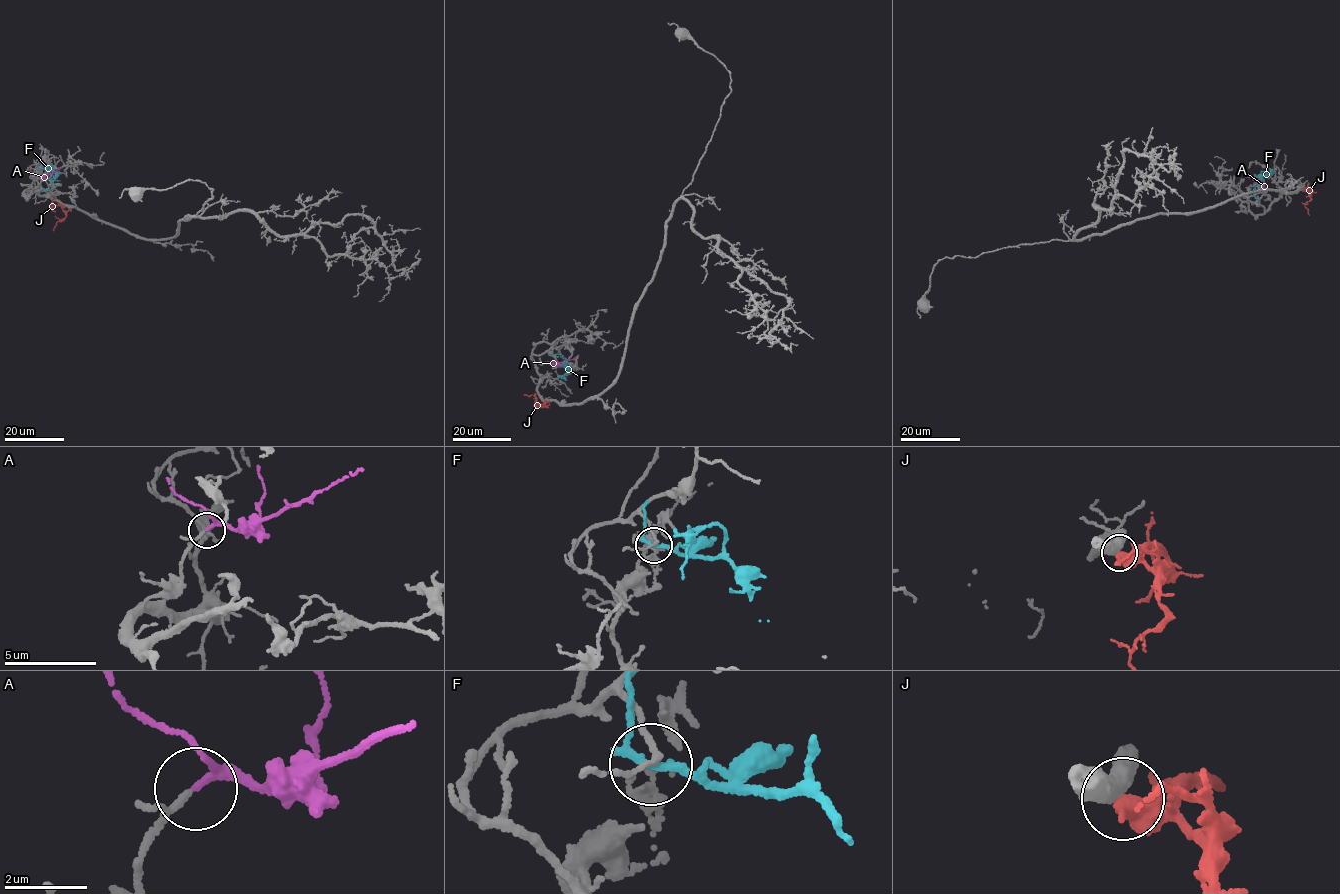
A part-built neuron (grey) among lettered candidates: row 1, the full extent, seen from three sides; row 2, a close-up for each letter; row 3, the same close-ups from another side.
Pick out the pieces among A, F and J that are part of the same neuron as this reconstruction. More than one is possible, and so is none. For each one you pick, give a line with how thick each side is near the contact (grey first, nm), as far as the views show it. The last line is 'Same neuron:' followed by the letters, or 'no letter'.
A: Thickness 120 nm (grey) against 160 nm
Same neuron: A

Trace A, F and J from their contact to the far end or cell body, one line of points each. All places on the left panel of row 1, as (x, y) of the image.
A: (36, 178), (61, 167)
F: (41, 168), (52, 170), (55, 175), (50, 178), (53, 182), (50, 190), (41, 190)
J: (63, 205), (65, 216), (57, 222), (53, 230)

